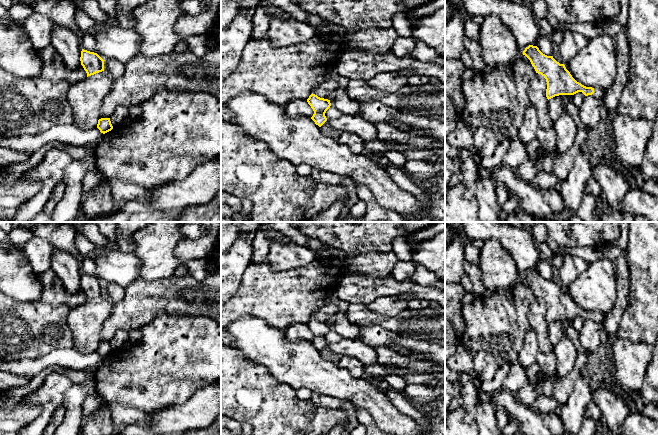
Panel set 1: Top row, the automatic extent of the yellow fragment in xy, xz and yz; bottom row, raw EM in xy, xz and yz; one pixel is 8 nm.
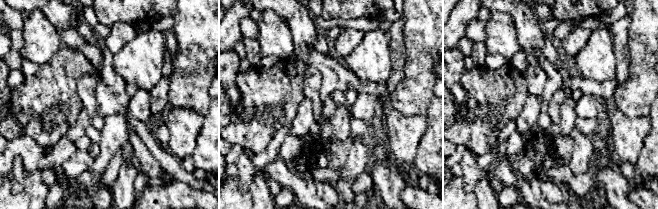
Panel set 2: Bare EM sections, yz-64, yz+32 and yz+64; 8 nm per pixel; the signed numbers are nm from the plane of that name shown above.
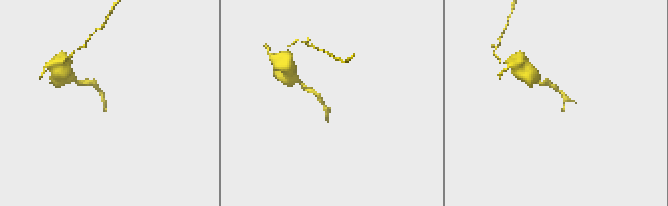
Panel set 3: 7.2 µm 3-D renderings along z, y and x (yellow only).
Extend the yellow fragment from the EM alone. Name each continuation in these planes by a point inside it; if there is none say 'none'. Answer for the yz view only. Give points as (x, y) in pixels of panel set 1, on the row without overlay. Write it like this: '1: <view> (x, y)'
1: yz (598, 317)

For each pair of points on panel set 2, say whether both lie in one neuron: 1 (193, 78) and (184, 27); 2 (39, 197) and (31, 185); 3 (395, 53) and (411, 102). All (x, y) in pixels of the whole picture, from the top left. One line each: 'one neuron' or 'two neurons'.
1: one neuron
2: one neuron
3: two neurons

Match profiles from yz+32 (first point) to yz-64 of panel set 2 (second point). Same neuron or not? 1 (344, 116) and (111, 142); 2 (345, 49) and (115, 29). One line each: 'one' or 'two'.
1: one
2: one

